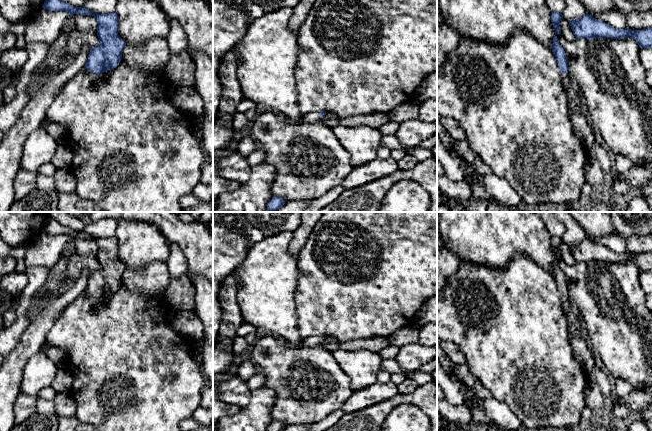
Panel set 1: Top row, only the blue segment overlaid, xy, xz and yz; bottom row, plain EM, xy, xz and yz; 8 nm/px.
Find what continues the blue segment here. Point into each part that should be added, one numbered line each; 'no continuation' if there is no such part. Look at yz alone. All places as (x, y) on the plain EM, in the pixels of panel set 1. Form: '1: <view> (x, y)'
1: yz (583, 354)

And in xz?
1: xz (331, 344)

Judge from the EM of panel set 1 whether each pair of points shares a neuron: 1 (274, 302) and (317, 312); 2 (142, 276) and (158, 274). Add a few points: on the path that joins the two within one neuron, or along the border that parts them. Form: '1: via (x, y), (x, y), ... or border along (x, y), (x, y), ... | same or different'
1: border along (296, 283), (294, 302), (297, 328), (299, 330) | different
2: via (146, 276), (154, 276) | same

